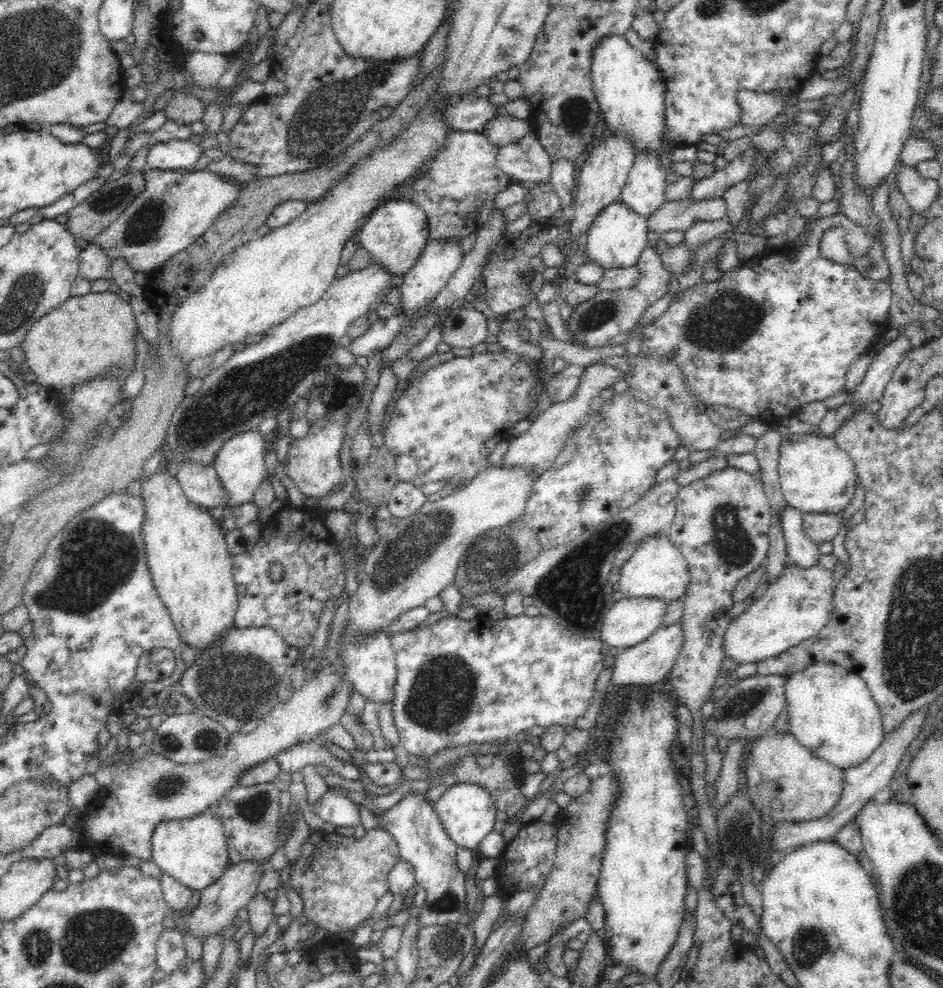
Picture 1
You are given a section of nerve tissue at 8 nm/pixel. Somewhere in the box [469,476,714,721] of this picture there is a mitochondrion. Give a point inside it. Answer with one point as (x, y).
(572, 588)

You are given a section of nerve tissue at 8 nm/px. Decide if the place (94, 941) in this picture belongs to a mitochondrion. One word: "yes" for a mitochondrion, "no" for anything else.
yes

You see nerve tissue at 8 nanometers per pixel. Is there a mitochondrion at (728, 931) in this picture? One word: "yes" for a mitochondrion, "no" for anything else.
no

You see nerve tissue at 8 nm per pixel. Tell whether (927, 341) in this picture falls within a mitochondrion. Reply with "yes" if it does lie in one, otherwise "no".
no

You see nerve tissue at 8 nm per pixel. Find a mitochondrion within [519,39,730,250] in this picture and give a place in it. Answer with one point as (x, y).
(574, 112)

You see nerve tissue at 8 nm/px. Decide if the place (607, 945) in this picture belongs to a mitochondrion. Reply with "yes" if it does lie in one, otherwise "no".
no

